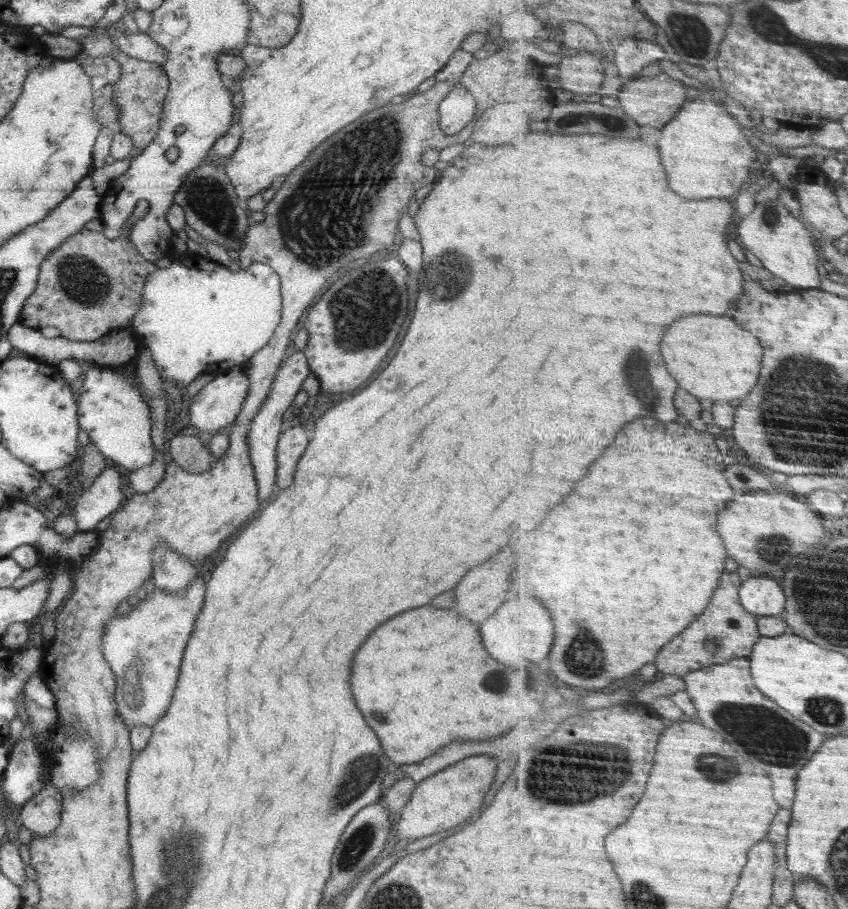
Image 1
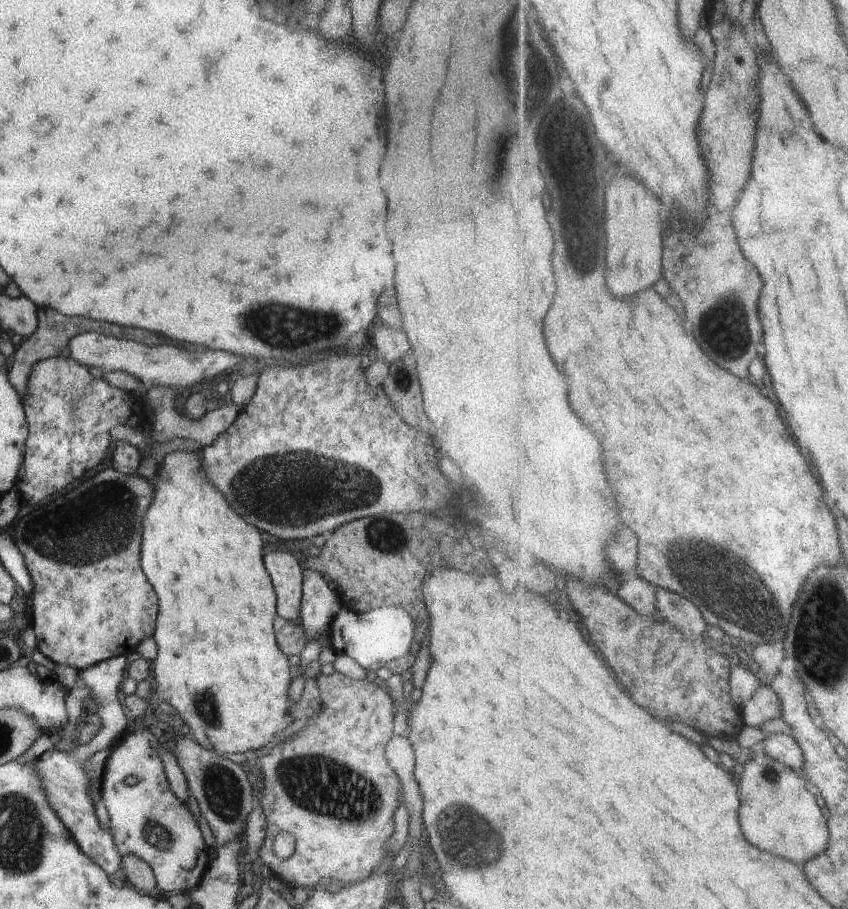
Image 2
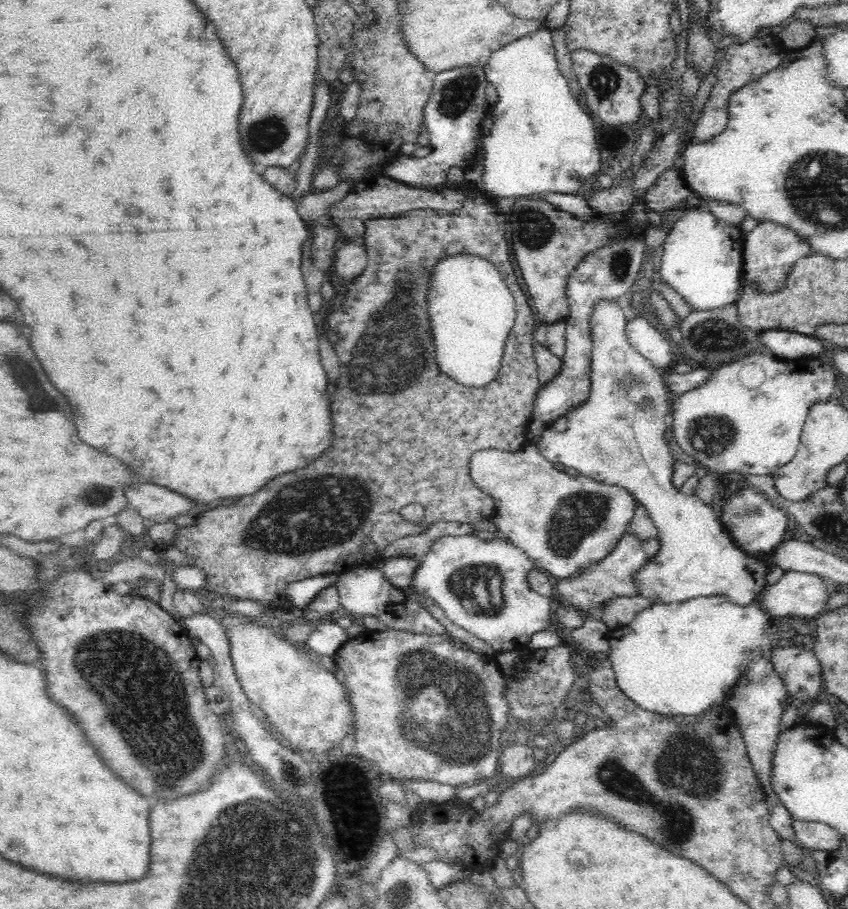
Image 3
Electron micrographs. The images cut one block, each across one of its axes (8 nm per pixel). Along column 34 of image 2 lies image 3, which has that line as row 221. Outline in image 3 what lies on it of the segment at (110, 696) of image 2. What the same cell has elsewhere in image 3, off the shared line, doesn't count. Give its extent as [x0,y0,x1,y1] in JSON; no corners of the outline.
[744,221,810,292]

